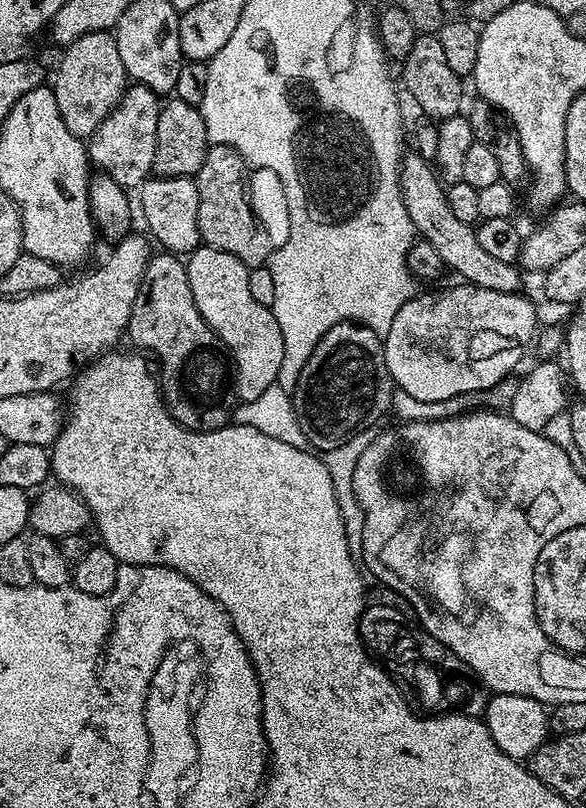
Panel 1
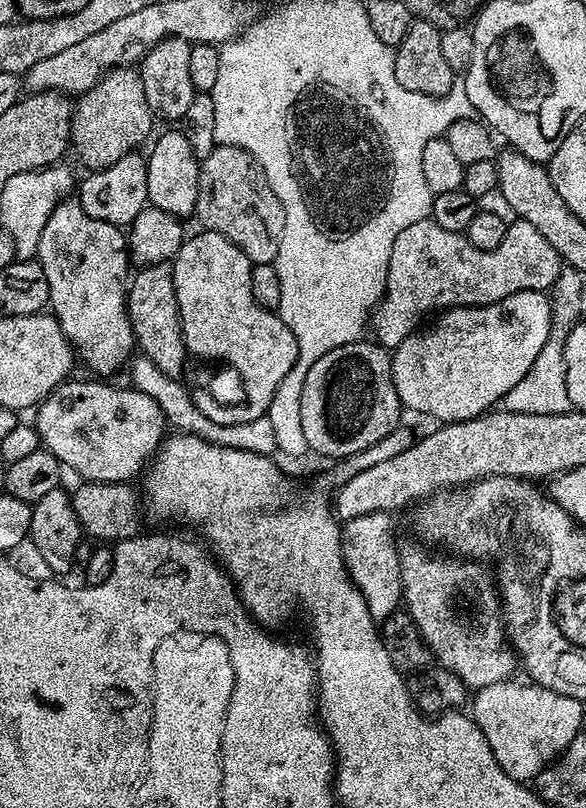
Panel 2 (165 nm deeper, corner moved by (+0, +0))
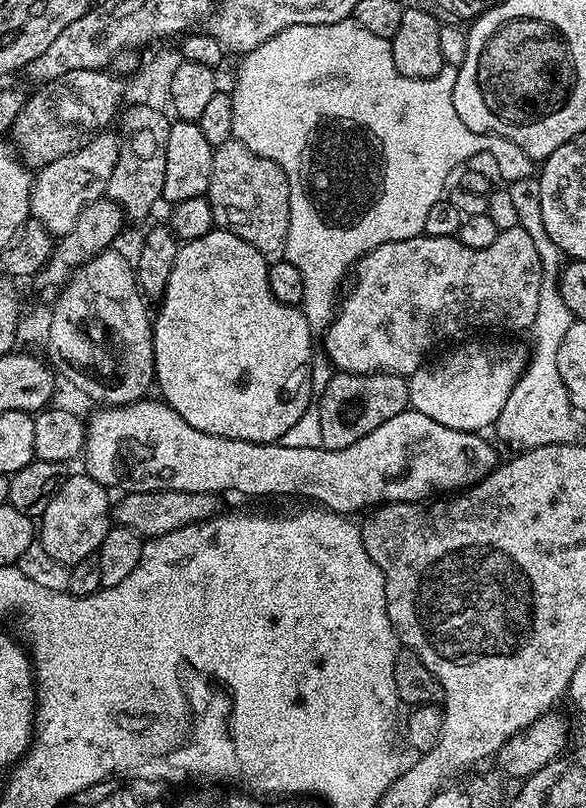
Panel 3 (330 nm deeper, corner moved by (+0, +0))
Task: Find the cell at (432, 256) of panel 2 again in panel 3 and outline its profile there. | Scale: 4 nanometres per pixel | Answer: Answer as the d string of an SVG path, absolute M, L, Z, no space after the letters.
M512 226L501 230L486 250L470 250L470 246L462 246L455 236L434 238L421 234L386 242L356 261L351 280L352 289L343 293L336 317L326 329L329 365L336 372L389 372L411 378L429 359L428 351L435 344L467 328L501 328L504 332L531 329L538 309L542 264L530 234L519 226Z

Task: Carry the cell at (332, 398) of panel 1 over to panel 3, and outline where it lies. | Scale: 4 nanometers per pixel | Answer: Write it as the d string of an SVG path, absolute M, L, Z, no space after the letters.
M336 372L319 393L318 411L322 426L322 445L330 450L354 446L358 438L366 438L370 430L378 430L382 422L390 422L409 407L408 380L389 372Z

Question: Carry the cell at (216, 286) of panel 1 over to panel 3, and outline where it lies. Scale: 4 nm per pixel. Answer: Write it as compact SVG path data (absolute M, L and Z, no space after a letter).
M213 227L211 232L202 234L202 238L194 238L180 244L178 258L174 258L174 270L170 270L170 282L166 282L166 290L158 304L160 313L157 316L155 313L152 325L152 349L156 371L154 384L157 389L160 387L159 395L164 403L170 405L178 414L182 414L182 418L186 418L186 422L190 422L194 430L202 430L206 434L222 438L242 438L242 442L274 444L282 438L282 434L286 434L286 430L290 430L290 426L298 422L298 418L302 418L302 414L310 410L311 404L308 403L311 400L313 403L314 400L310 367L314 359L312 353L314 333L303 311L297 305L278 302L278 298L270 294L268 266L268 261L262 258L262 254L258 254L258 250L254 250L254 246L250 246L250 242L238 238L238 234L230 234L221 228Z

